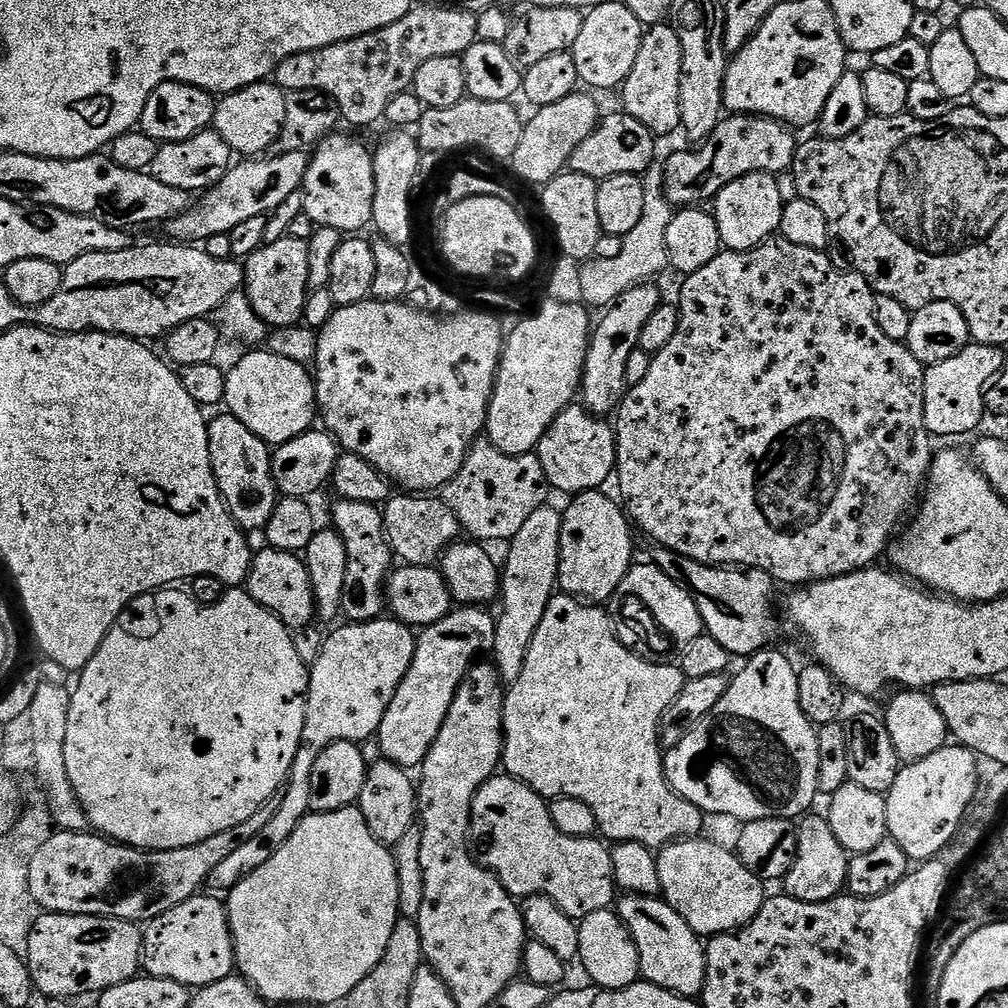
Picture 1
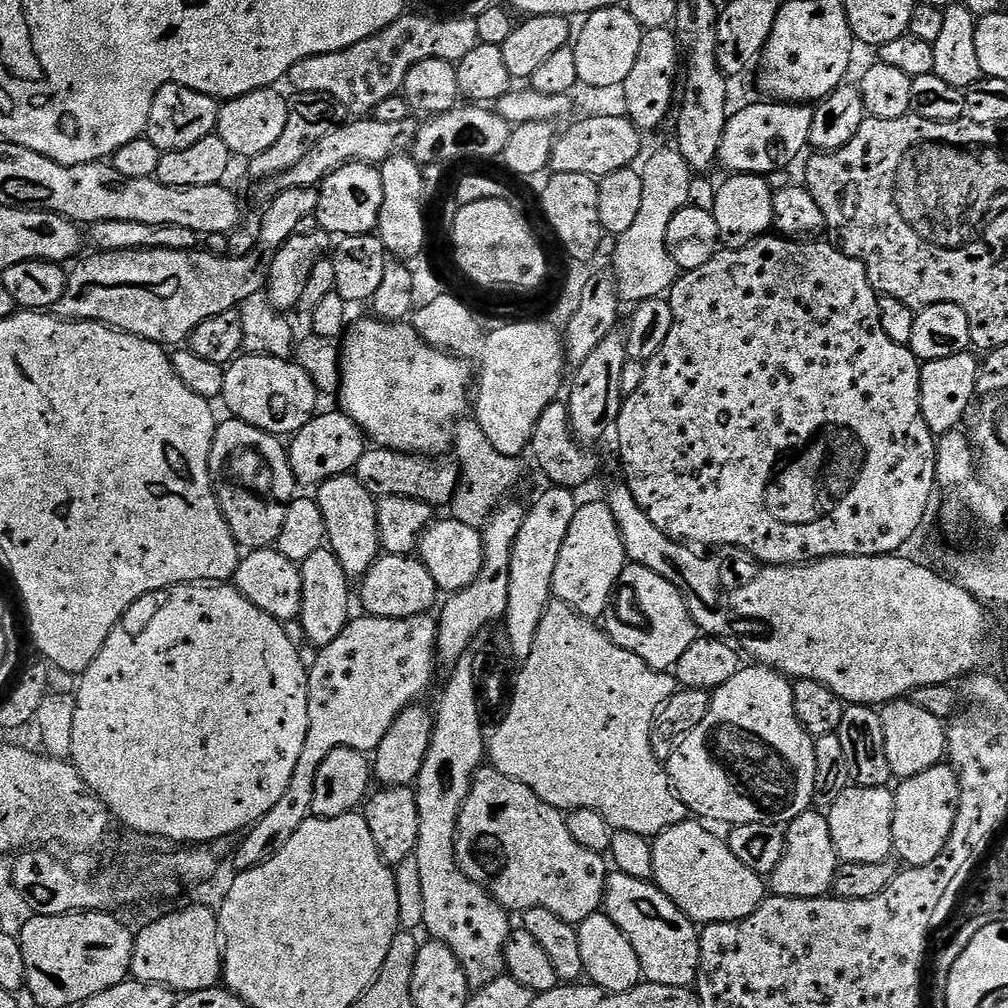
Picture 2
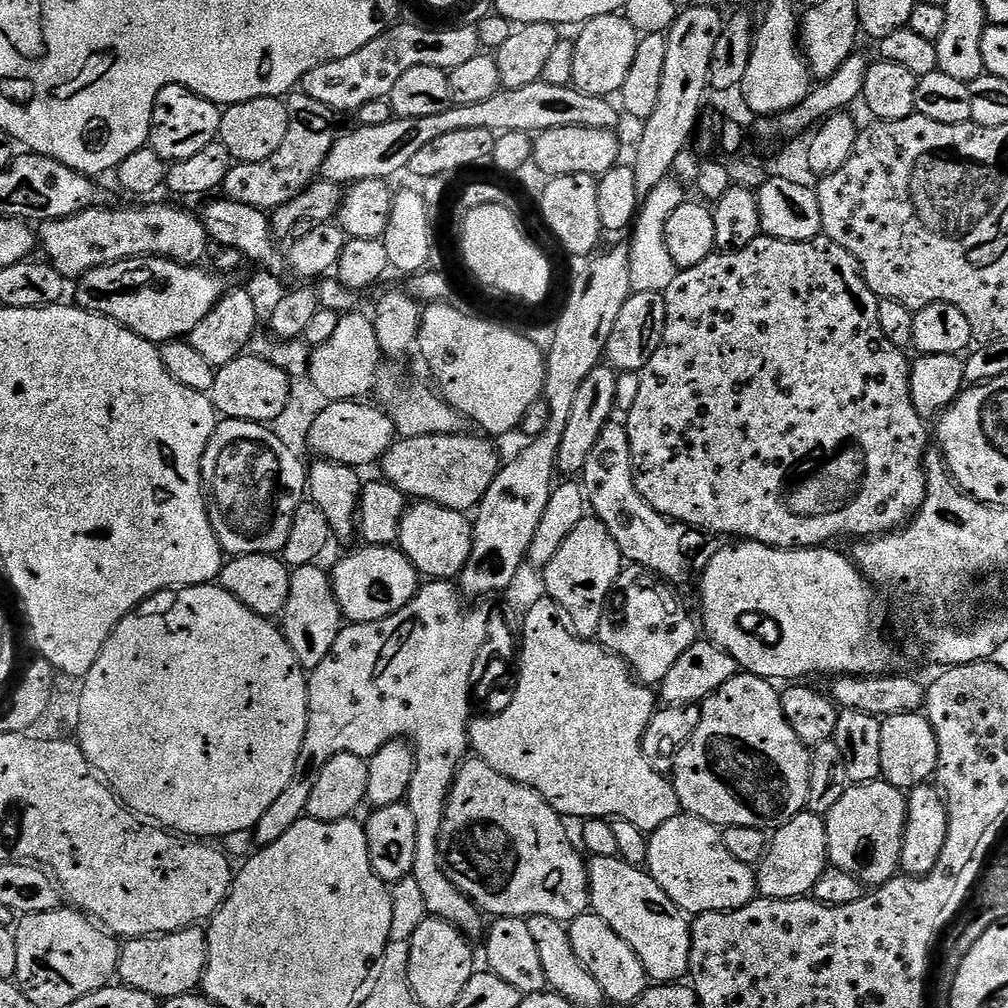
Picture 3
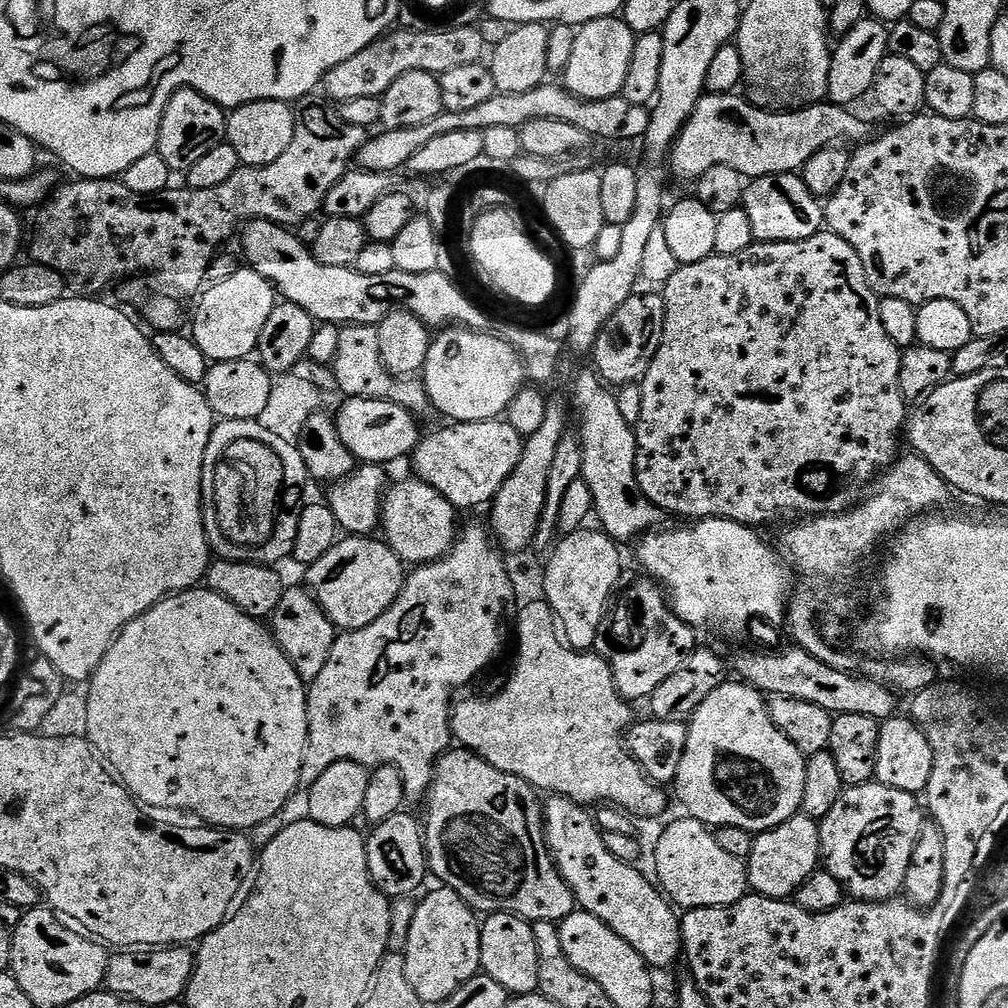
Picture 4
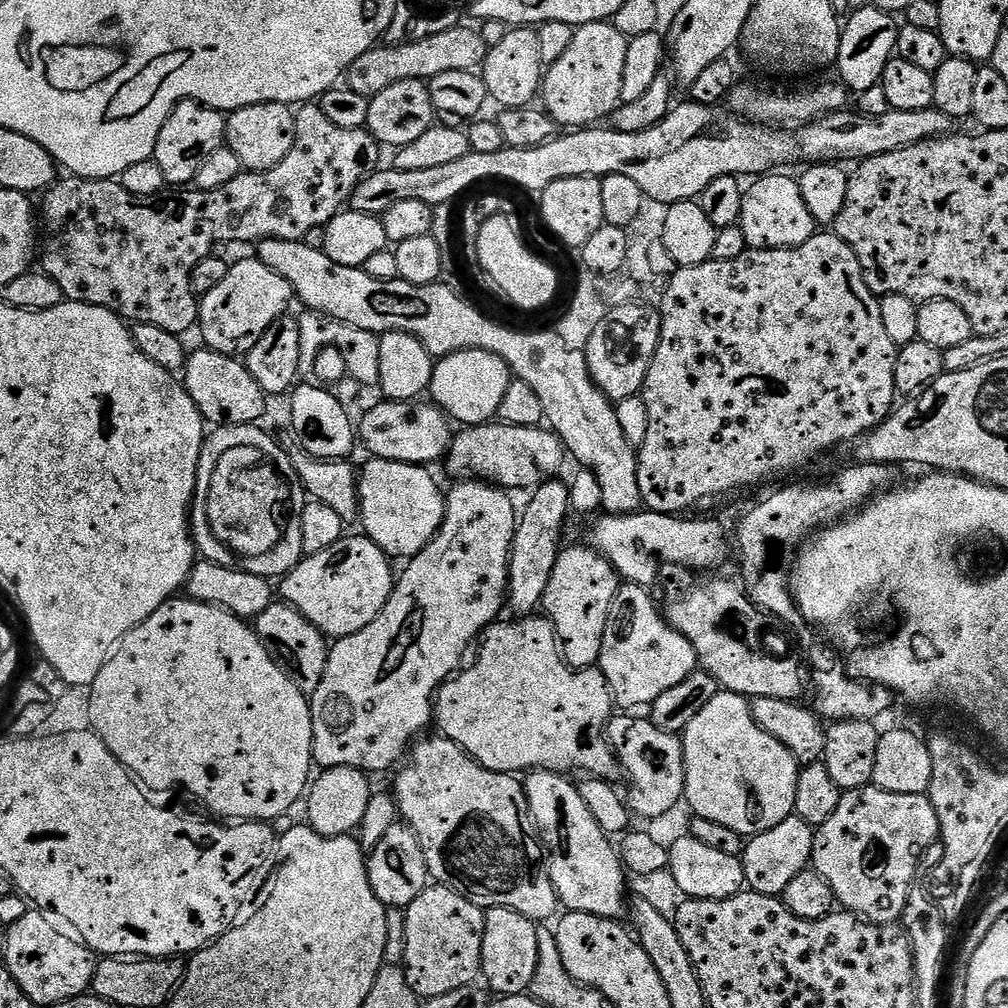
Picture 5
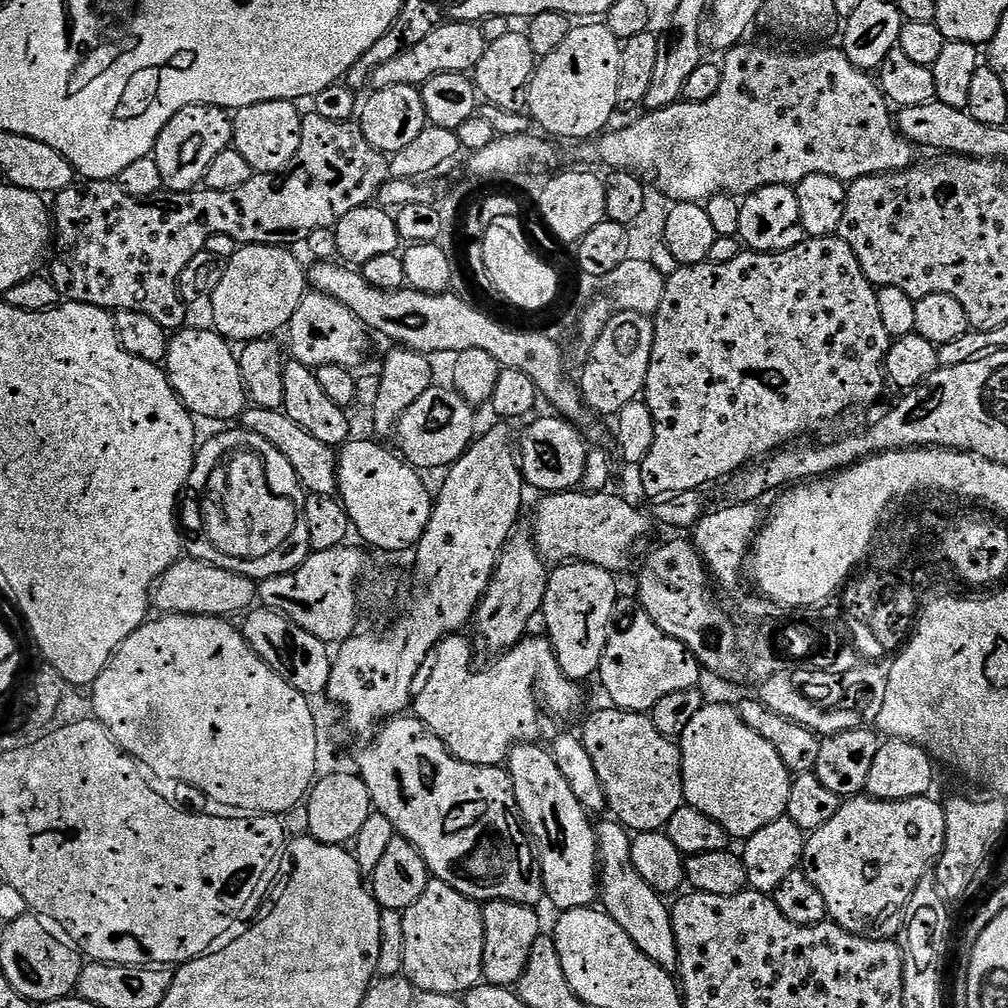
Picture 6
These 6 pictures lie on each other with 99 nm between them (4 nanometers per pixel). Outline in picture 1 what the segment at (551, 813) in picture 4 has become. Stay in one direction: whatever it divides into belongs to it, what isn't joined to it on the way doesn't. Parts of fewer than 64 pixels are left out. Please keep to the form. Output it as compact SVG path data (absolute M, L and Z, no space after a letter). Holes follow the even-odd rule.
M628 894L623 899L619 901L620 908L618 904L618 915L630 930L634 946L638 946L641 977L647 983L662 986L679 996L699 997L704 991L706 978L706 948L701 937L690 930L690 926L686 926L686 918L682 918L682 914L662 898Z

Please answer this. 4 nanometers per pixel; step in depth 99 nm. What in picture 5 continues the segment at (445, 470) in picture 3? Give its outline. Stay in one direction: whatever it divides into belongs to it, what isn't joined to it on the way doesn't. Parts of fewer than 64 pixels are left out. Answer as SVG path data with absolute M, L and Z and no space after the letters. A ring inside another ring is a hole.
M489 422L464 426L452 437L452 447L446 453L448 472L452 478L483 478L495 482L505 490L512 488L535 489L546 478L561 475L566 461L564 443L547 427L527 428Z

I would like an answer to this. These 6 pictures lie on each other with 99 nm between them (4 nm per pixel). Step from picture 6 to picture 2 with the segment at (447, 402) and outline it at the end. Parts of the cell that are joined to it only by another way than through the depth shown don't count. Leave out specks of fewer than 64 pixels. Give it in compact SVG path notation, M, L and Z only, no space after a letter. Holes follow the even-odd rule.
M339 410L323 412L313 416L309 424L295 432L287 445L290 470L297 485L318 486L335 476L349 475L358 466L358 458L362 458L366 451L365 434L349 416Z

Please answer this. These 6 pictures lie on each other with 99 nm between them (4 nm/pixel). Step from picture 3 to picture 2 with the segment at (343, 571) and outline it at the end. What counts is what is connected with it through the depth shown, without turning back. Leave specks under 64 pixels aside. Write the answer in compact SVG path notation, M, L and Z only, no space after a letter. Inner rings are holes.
M381 555L358 584L359 603L360 600L364 603L363 611L369 616L395 620L422 616L431 613L437 607L436 596L438 597L438 589L434 578L430 578L430 570L426 570L419 558L412 556Z

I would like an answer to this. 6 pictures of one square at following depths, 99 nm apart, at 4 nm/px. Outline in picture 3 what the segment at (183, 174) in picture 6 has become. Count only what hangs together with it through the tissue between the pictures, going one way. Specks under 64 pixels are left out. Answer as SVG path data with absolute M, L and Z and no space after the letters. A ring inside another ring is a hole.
M167 84L154 102L148 144L163 160L169 162L191 158L194 154L199 154L205 146L217 143L221 111L221 105L202 98L191 88L181 84Z

